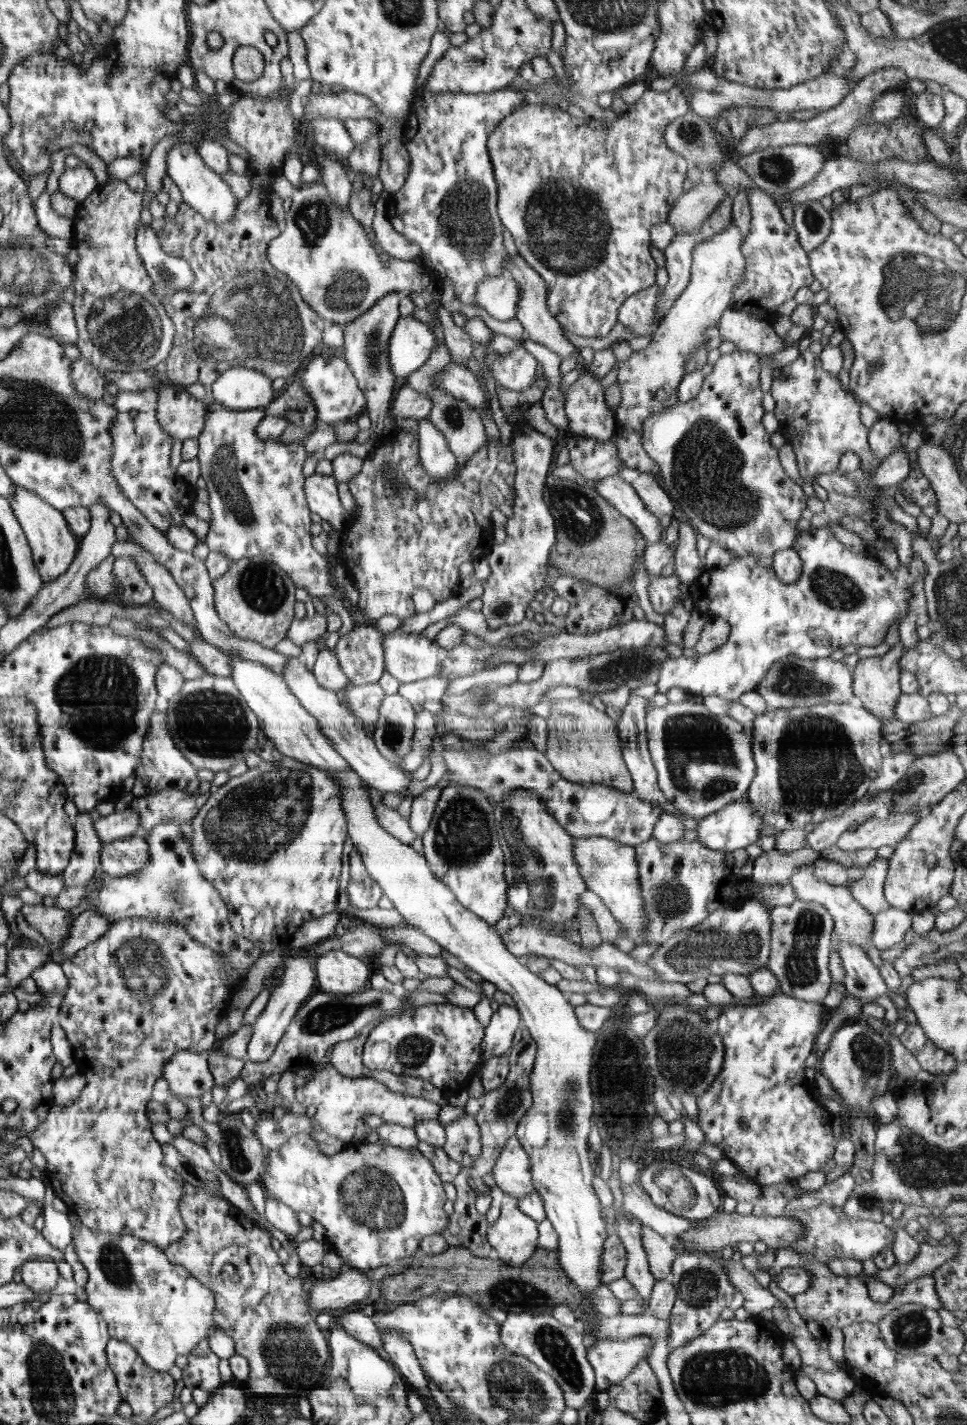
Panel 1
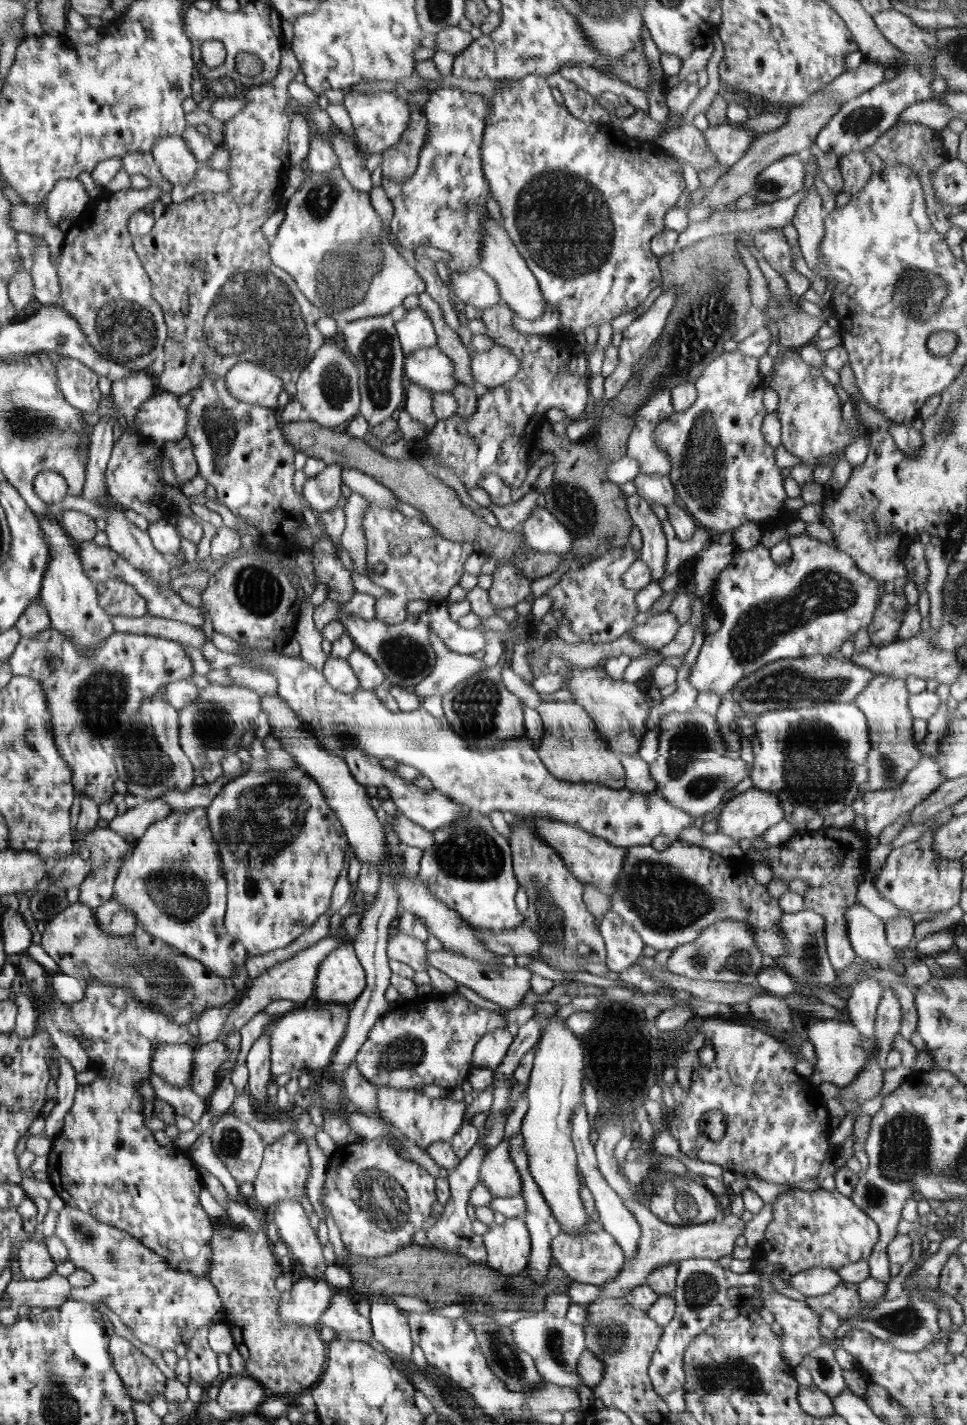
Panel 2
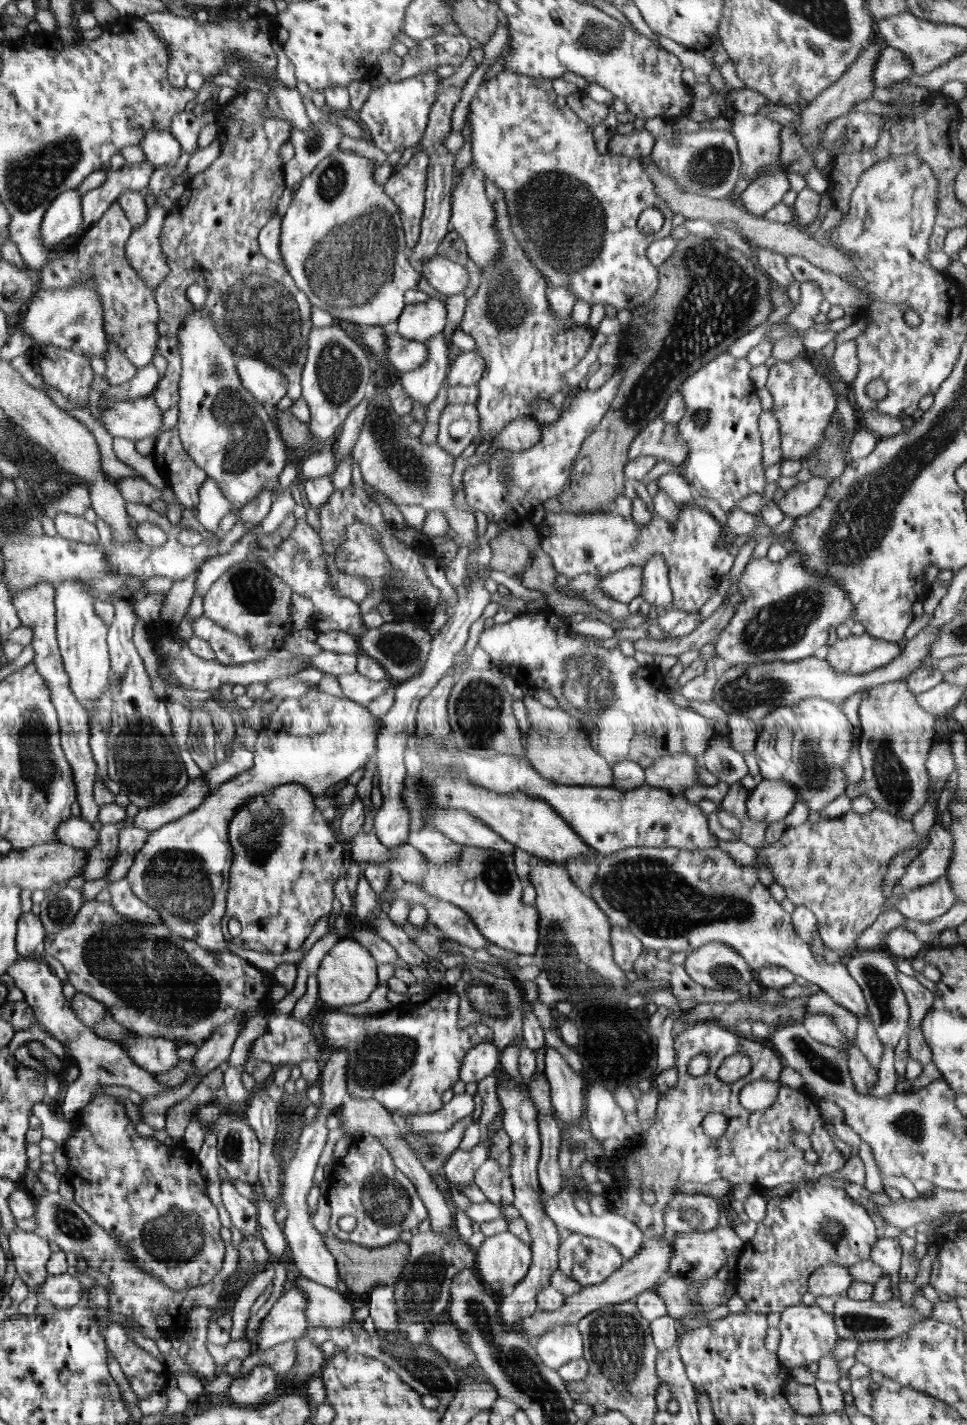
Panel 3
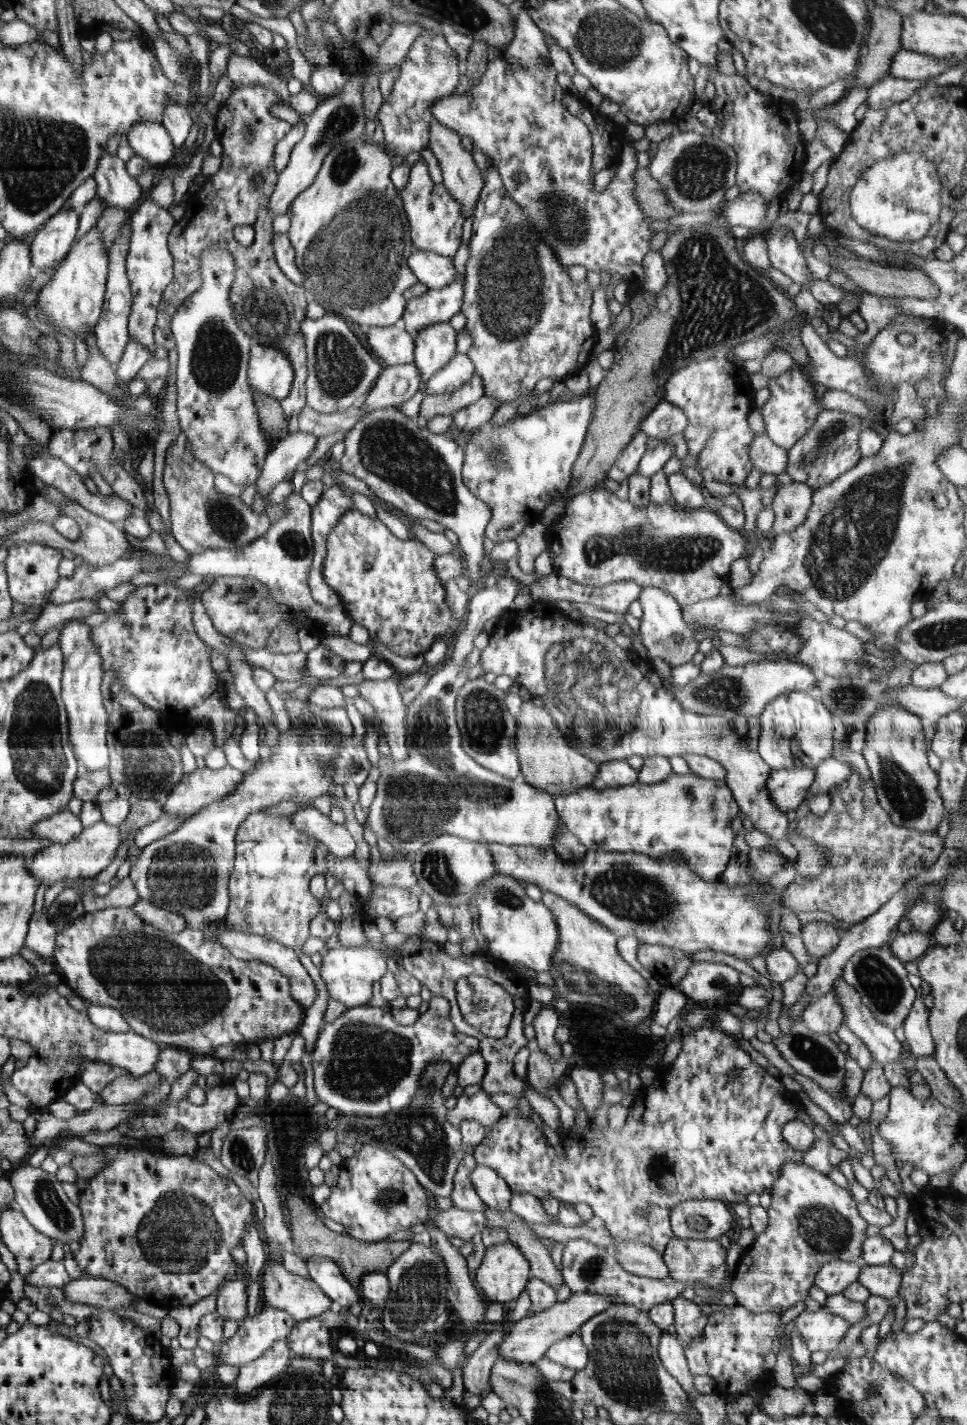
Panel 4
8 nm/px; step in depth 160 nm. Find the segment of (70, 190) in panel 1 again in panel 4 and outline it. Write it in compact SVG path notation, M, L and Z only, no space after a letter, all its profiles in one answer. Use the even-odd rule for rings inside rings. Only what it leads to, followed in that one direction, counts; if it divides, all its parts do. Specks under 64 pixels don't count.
M69 204L50 217L31 239L34 269L54 272L73 246L78 227L79 214Z

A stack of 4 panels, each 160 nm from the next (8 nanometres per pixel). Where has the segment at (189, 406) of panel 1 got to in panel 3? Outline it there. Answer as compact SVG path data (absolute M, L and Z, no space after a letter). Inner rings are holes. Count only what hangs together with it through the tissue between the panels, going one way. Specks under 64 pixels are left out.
M154 397L138 399L106 399L96 419L114 438L128 438L134 443L150 436L159 436L163 412L156 406Z

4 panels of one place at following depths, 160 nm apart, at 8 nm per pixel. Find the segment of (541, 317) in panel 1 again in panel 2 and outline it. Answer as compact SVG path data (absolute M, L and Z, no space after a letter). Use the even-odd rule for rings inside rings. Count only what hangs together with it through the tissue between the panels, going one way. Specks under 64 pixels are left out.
M492 217L483 220L483 245L479 267L485 270L497 282L501 300L505 302L514 314L526 320L536 320L545 311L545 300L541 294L539 282L534 273L528 268L512 239L508 236L502 223L496 223Z

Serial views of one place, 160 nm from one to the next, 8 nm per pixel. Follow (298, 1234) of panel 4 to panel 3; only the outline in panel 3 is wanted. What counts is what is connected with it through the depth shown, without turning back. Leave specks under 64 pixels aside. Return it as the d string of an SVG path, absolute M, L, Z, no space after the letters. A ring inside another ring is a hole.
M331 1235L323 1236L326 1248L335 1258L339 1278L346 1283L349 1291L365 1294L371 1292L375 1286L395 1286L400 1280L403 1268L407 1264L409 1257L409 1244L401 1240L395 1241L388 1246L382 1246L377 1249L366 1248L351 1242L341 1241L338 1237Z

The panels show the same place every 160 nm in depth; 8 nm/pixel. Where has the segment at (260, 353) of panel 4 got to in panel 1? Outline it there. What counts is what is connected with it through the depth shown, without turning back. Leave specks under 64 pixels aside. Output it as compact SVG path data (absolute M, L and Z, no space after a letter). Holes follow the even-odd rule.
M234 367L220 374L209 393L218 403L246 411L270 405L274 400L273 379L250 367Z

